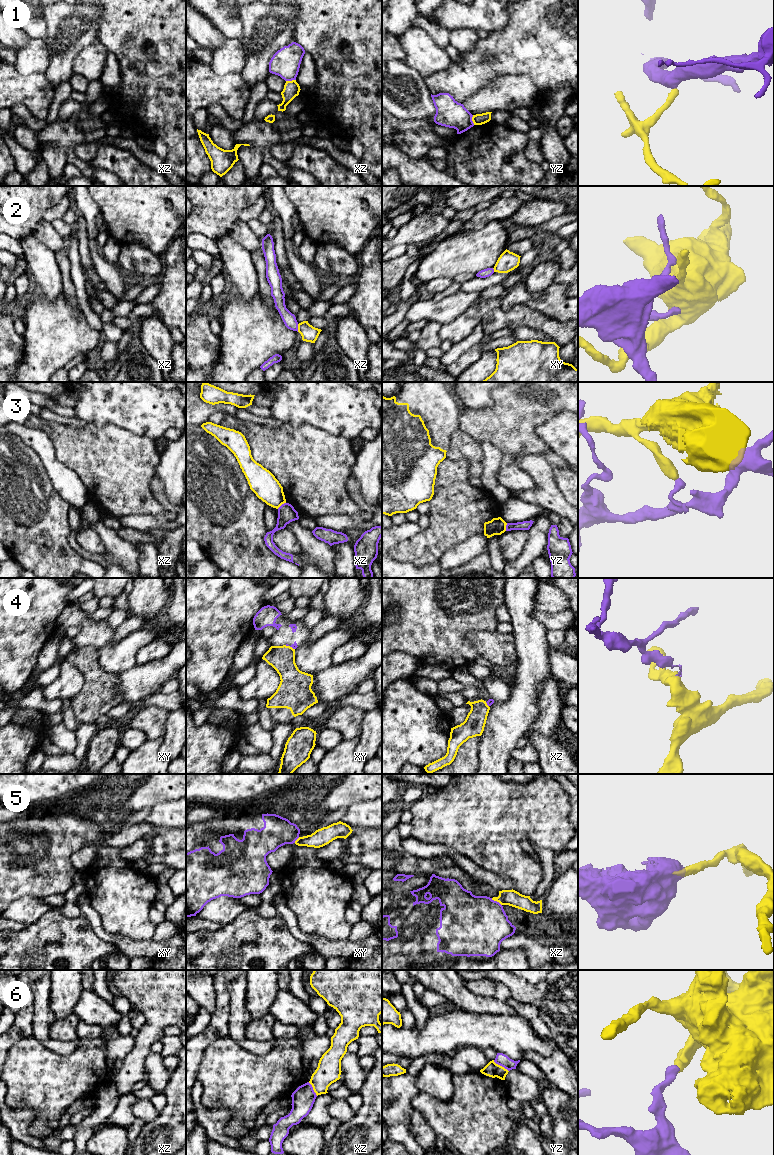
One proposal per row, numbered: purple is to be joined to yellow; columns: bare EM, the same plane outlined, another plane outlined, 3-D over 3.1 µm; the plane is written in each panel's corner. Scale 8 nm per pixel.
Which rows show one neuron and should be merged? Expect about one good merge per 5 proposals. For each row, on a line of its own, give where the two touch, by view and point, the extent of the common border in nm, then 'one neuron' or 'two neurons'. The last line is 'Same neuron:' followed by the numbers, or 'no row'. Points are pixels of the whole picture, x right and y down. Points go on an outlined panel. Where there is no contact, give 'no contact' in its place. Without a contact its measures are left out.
1: xz (290, 81) | 80 nm | two neurons
2: xz (298, 328) | 60 nm | two neurons
3: xz (281, 504) | 90 nm | two neurons
4: xy (289, 646) | 90 nm | two neurons
5: xz (496, 900) | 110 nm | two neurons
6: yz (501, 1066) | 160 nm | two neurons
Same neuron: no row

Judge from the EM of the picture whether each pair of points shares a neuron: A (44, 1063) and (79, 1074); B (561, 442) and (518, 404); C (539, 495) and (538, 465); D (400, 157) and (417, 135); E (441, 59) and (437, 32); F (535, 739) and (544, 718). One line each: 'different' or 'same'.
A: same
B: different
C: same
D: different
E: different
F: different

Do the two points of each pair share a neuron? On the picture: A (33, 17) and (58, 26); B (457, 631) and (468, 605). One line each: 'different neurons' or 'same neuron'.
A: different neurons
B: same neuron

